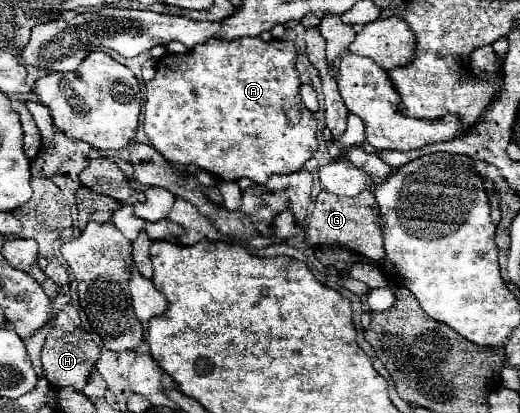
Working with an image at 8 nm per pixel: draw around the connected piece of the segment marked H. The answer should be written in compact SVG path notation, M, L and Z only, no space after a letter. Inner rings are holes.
M57 314L53 328L47 334L43 352L41 352L41 362L43 362L43 370L45 376L49 380L49 384L53 388L63 388L63 386L71 386L75 390L83 390L83 386L87 384L87 378L91 374L93 364L97 362L99 356L99 346L97 342L91 338L89 332L85 332L83 328L75 326L67 314Z

